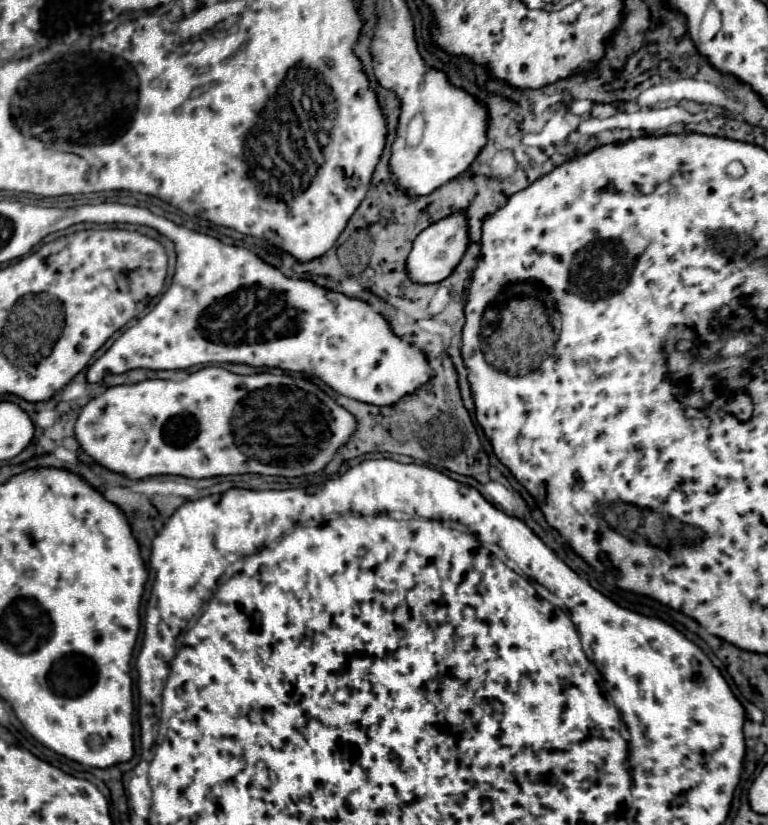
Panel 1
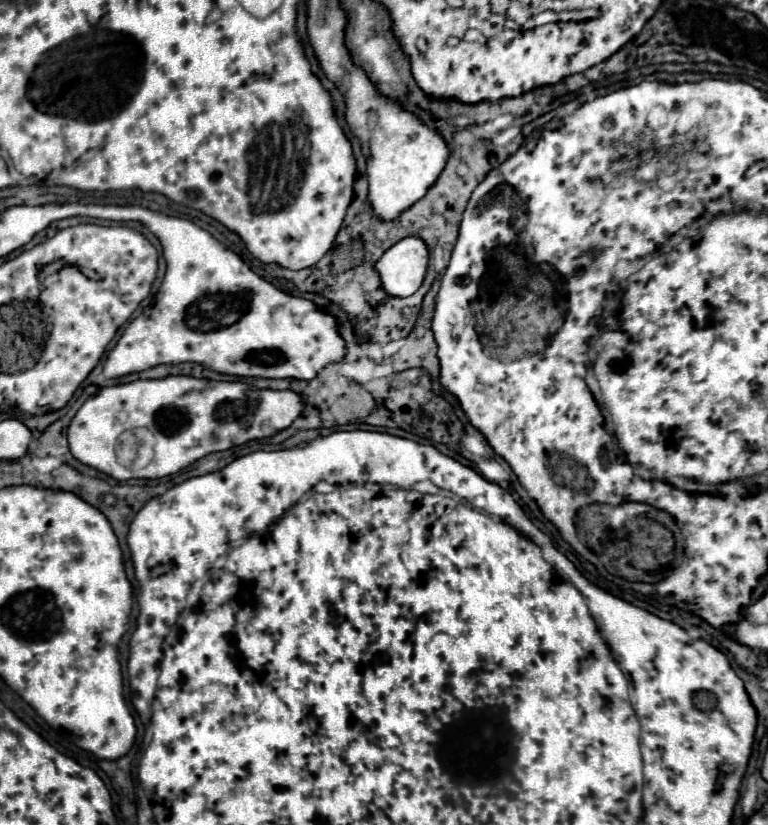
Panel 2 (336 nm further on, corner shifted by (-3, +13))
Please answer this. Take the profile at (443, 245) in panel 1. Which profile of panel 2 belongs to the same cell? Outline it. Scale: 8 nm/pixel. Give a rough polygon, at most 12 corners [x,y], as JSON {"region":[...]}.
{"region":[[419,237],[389,247],[375,265],[383,291],[413,295],[429,251]]}

